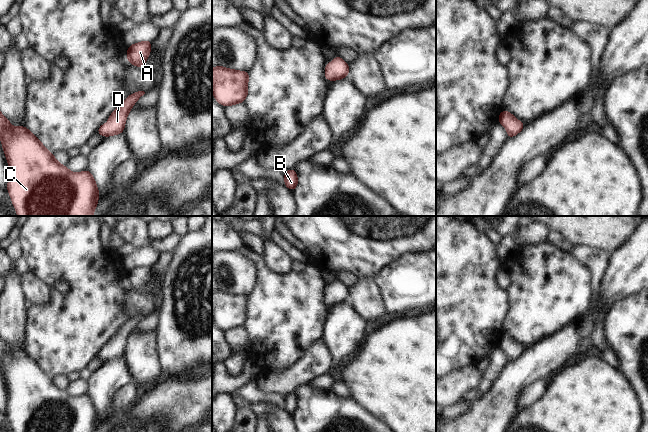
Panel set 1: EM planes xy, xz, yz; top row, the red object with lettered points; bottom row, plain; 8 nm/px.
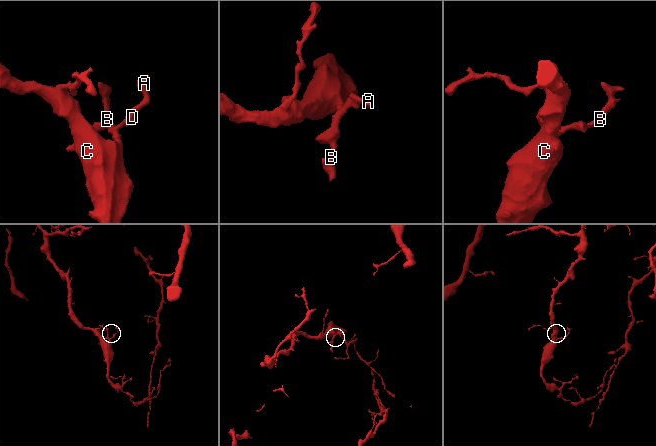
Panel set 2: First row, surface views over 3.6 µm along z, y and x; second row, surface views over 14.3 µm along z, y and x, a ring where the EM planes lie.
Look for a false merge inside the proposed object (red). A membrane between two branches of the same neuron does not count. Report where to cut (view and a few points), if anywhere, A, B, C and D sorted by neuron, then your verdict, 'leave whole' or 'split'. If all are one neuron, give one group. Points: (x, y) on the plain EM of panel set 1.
no cut; A B C D; leave whole

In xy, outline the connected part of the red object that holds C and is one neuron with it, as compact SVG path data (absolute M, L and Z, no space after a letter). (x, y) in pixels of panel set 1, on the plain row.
M0 336L0 364L10 392L7 415L15 432L96 432L99 415L95 403L87 393L73 397L60 388L39 363L27 351L13 352Z

